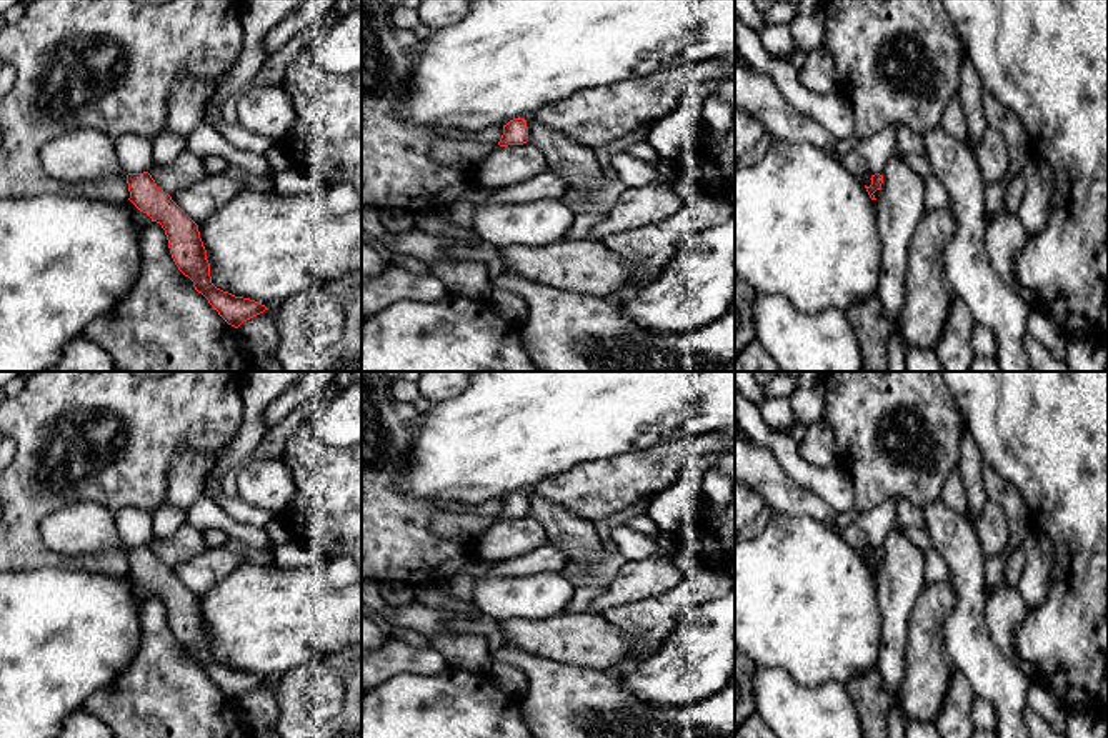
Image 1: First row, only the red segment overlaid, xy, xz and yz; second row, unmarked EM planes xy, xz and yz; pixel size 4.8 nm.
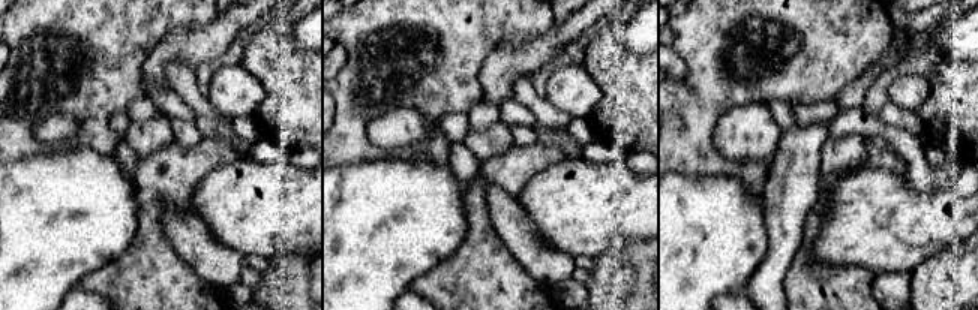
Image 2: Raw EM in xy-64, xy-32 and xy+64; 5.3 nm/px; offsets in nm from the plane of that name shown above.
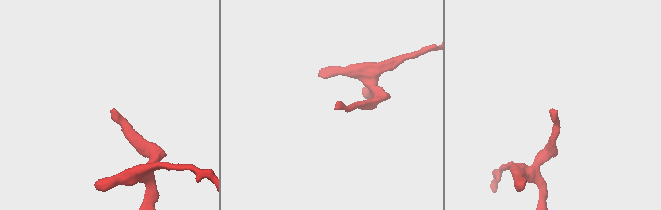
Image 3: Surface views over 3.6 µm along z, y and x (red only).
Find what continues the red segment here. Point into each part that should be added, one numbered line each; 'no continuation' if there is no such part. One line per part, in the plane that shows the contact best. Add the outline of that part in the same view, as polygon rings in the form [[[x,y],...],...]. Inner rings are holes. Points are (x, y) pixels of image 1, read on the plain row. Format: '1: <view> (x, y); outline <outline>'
no continuation

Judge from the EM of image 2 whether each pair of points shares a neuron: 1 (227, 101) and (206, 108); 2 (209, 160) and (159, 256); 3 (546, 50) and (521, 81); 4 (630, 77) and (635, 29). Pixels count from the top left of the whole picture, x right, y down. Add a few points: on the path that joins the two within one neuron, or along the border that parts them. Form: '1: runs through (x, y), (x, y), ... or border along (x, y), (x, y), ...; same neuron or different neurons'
1: border along (204, 96), (227, 117); different neurons
2: runs through (180, 169), (153, 195), (152, 228); same neuron
3: border along (515, 66), (510, 71), (512, 95); different neurons
4: border along (617, 23), (618, 39), (630, 51), (642, 54); different neurons

